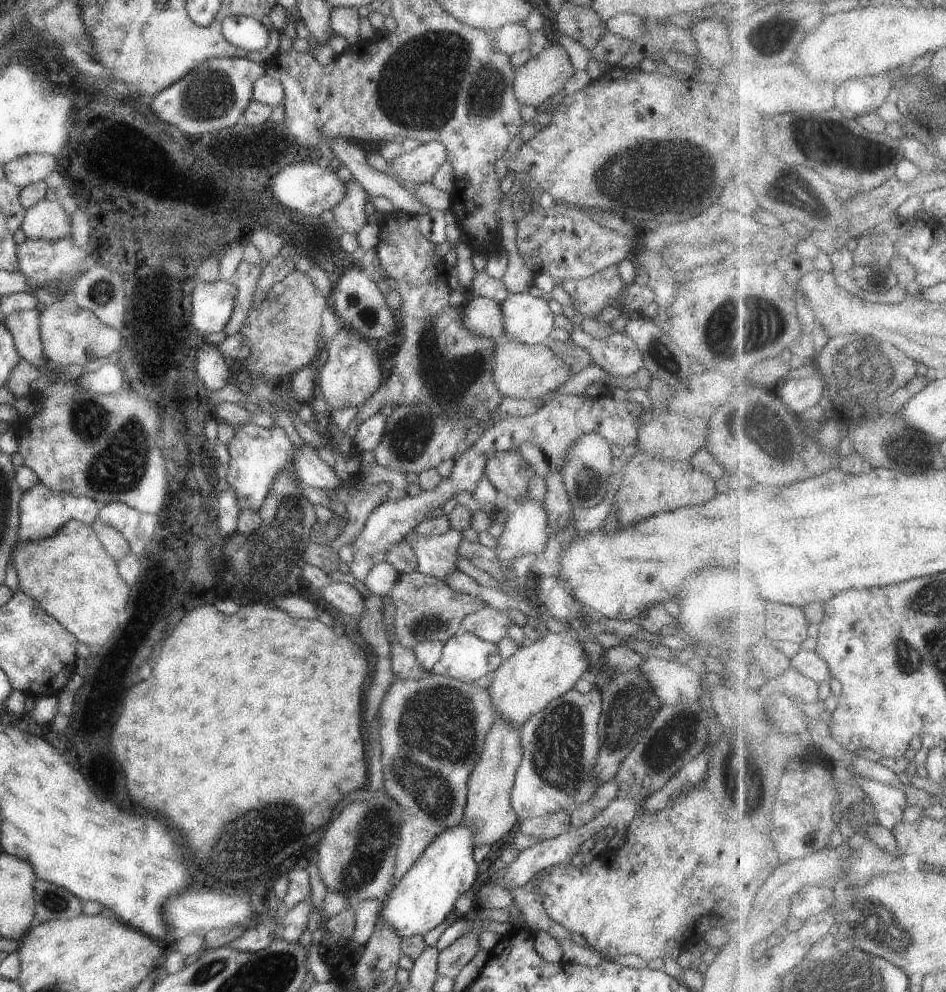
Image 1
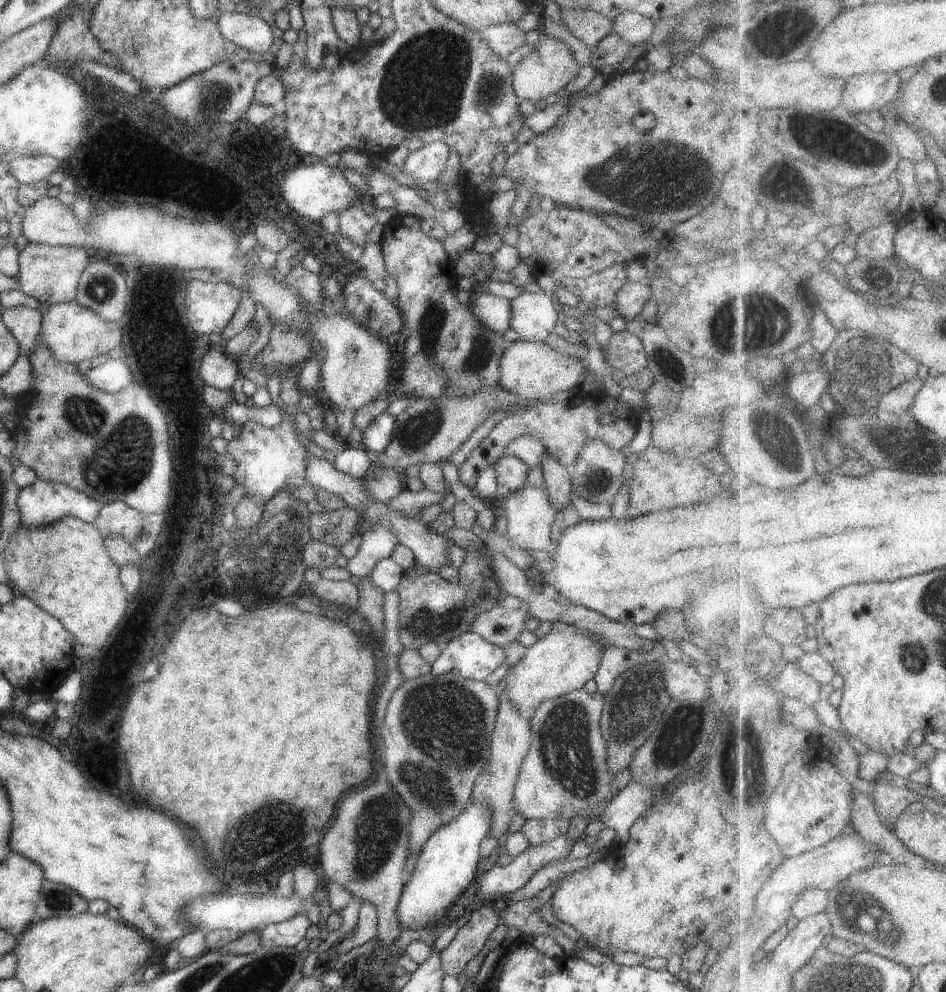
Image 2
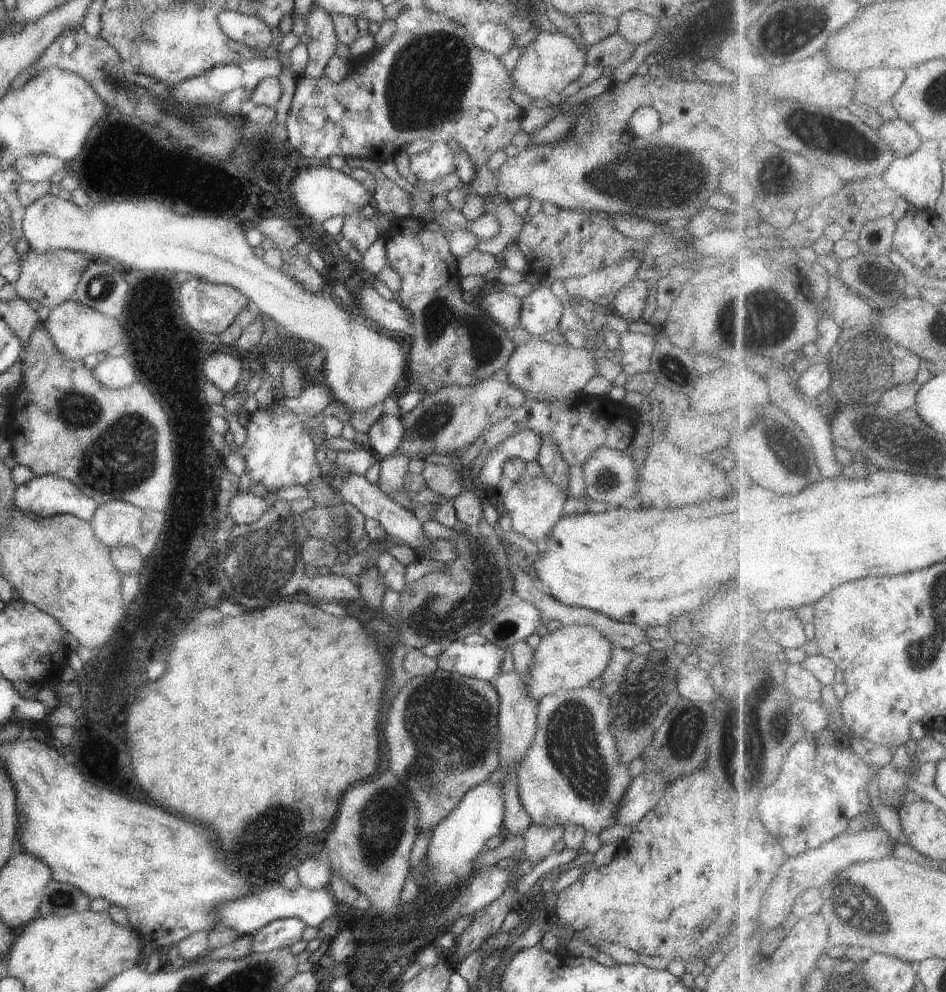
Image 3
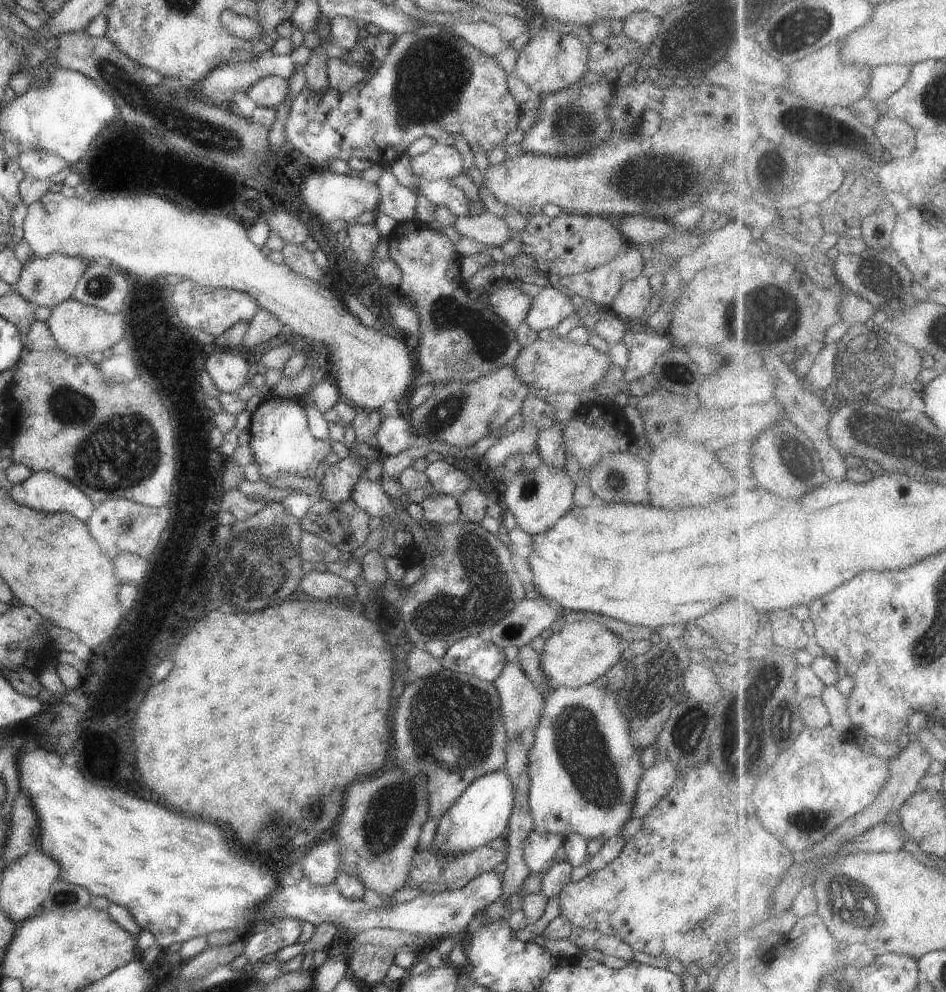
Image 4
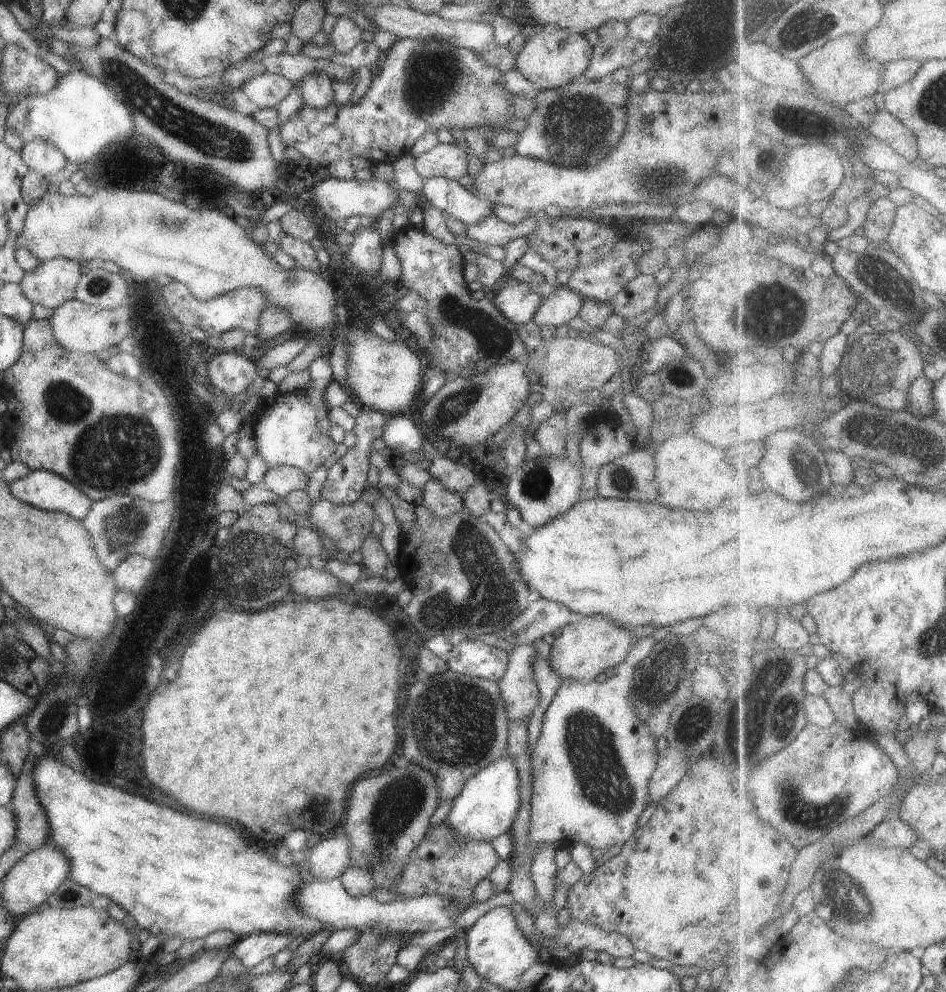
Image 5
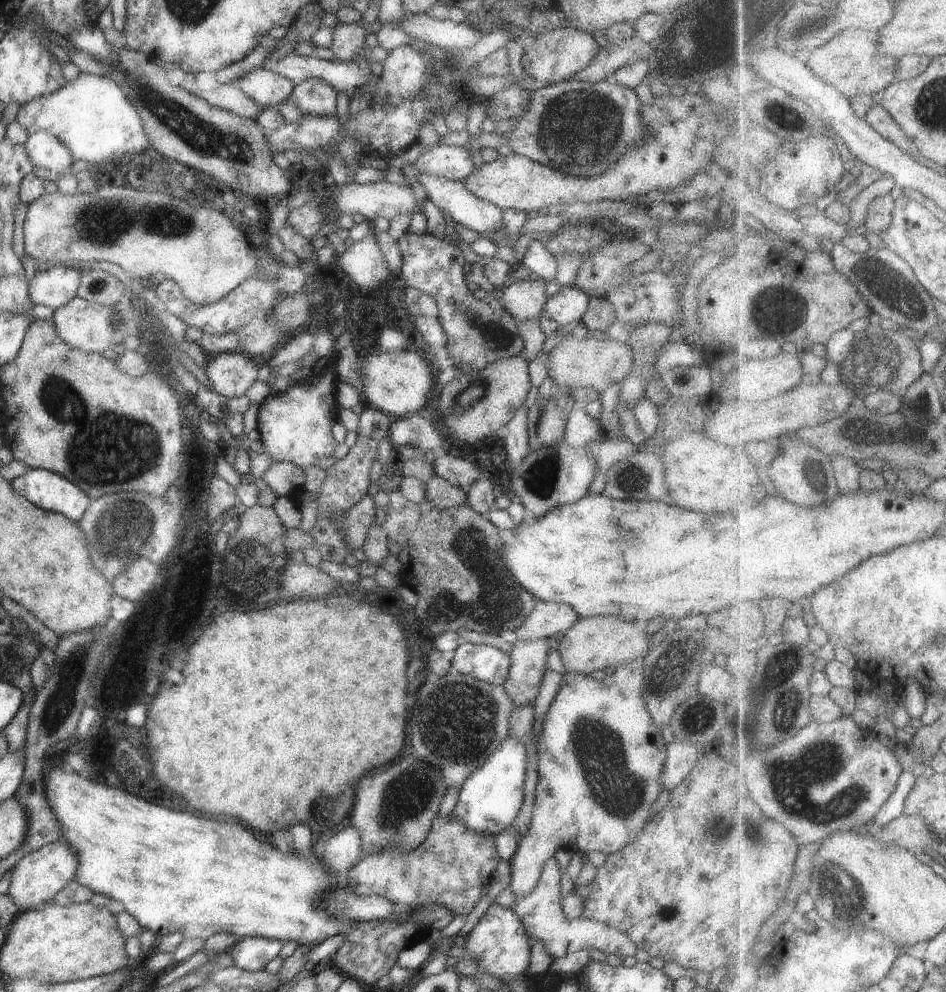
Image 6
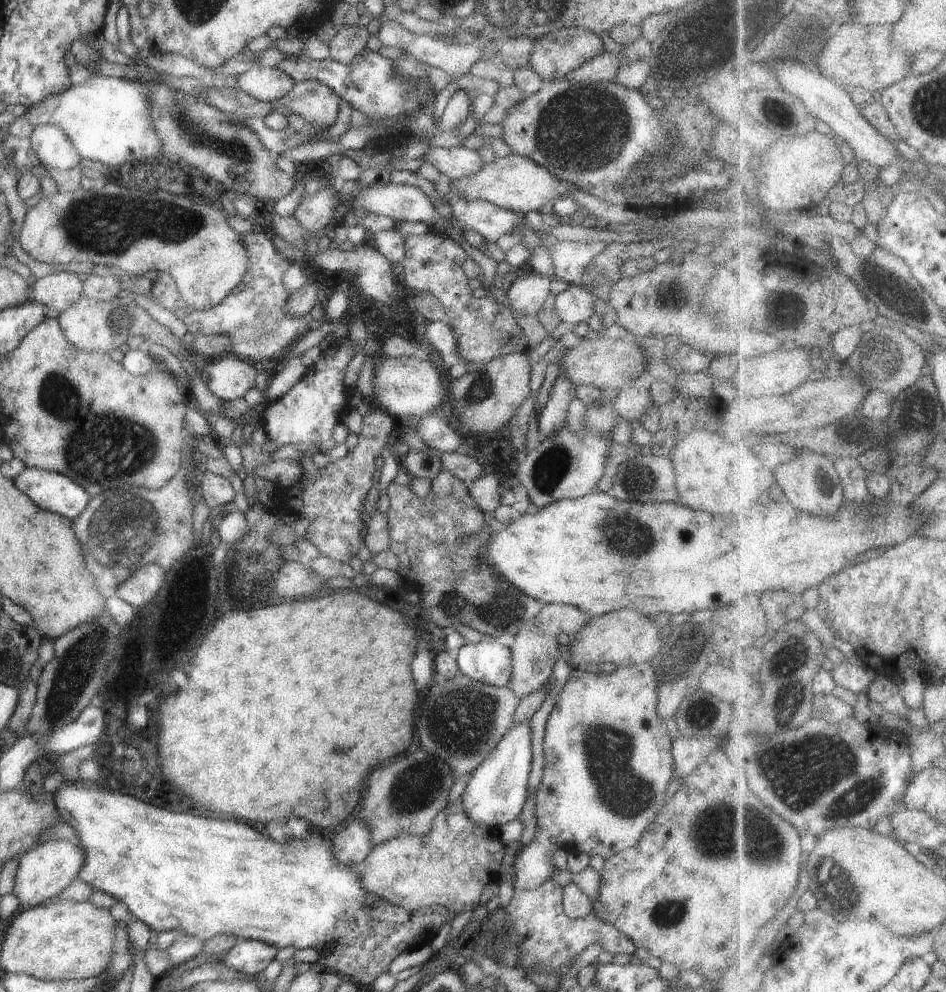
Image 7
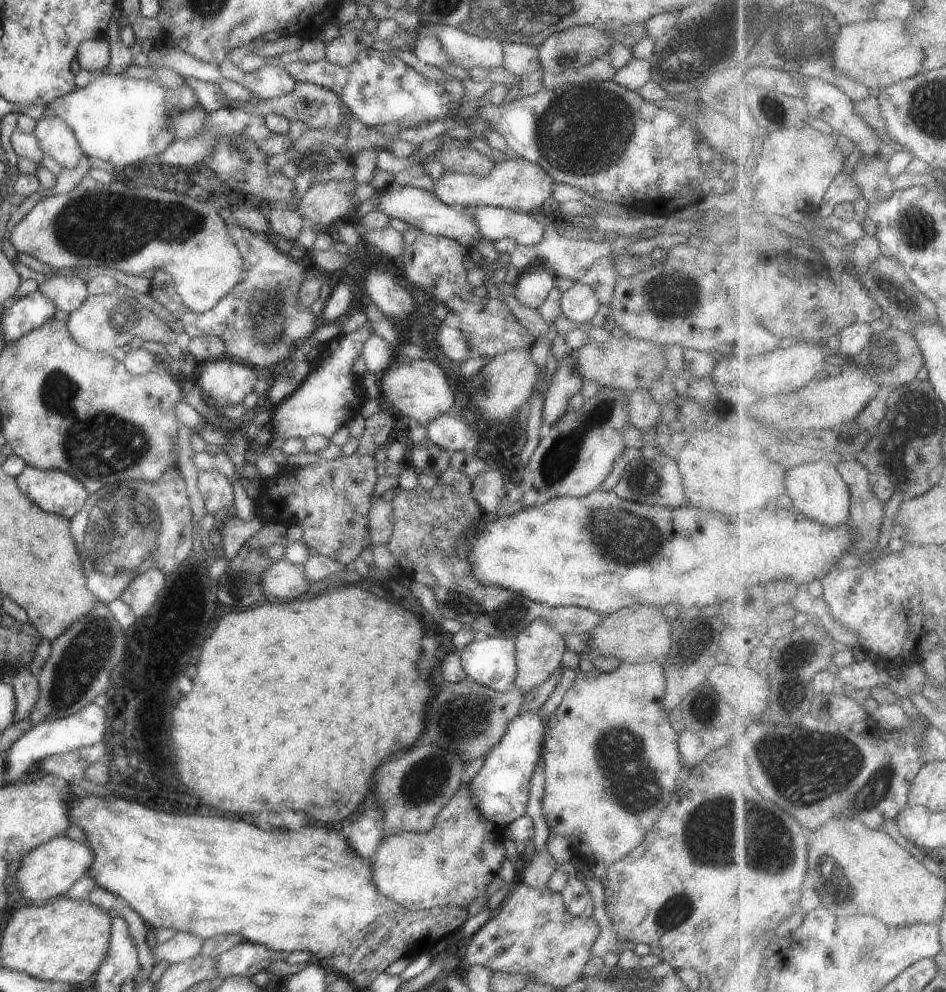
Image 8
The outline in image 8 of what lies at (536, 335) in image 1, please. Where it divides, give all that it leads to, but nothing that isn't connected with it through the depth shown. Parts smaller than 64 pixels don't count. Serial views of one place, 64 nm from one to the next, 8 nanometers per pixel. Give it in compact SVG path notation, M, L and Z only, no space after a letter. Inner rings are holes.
M575 282L561 294L561 312L575 326L579 326L583 322L590 324L599 306L598 298L589 285Z

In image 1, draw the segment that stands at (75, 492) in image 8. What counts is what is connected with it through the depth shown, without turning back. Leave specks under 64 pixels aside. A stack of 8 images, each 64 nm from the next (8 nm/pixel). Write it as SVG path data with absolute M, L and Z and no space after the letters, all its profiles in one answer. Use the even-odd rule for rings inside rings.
M41 482L30 490L23 491L19 502L19 538L16 544L39 541L51 537L69 520L91 525L97 520L100 504L88 497L77 497L72 493L50 490Z

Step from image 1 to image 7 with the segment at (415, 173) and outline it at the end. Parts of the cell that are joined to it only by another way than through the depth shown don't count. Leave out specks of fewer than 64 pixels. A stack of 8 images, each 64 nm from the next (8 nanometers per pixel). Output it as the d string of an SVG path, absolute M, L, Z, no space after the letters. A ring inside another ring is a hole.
M459 146L459 147L432 147L424 156L424 163L430 163L434 165L434 168L449 176L450 179L461 179L464 177L469 177L474 173L477 173L483 166L484 163L482 158L478 154L478 151L473 149L468 149L467 147Z

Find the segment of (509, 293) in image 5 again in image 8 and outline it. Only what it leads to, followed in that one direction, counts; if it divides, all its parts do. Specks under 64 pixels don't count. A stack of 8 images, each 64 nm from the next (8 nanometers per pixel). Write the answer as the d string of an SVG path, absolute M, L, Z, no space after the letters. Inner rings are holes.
M548 269L536 272L524 270L515 284L514 296L522 306L537 309L546 300L556 281L556 276Z

